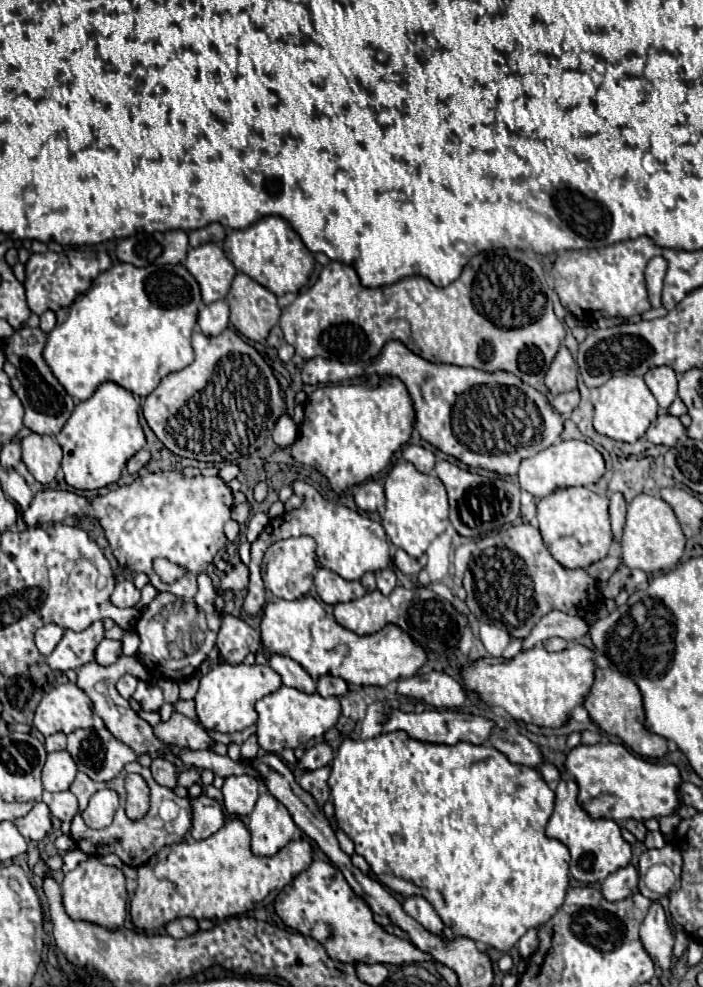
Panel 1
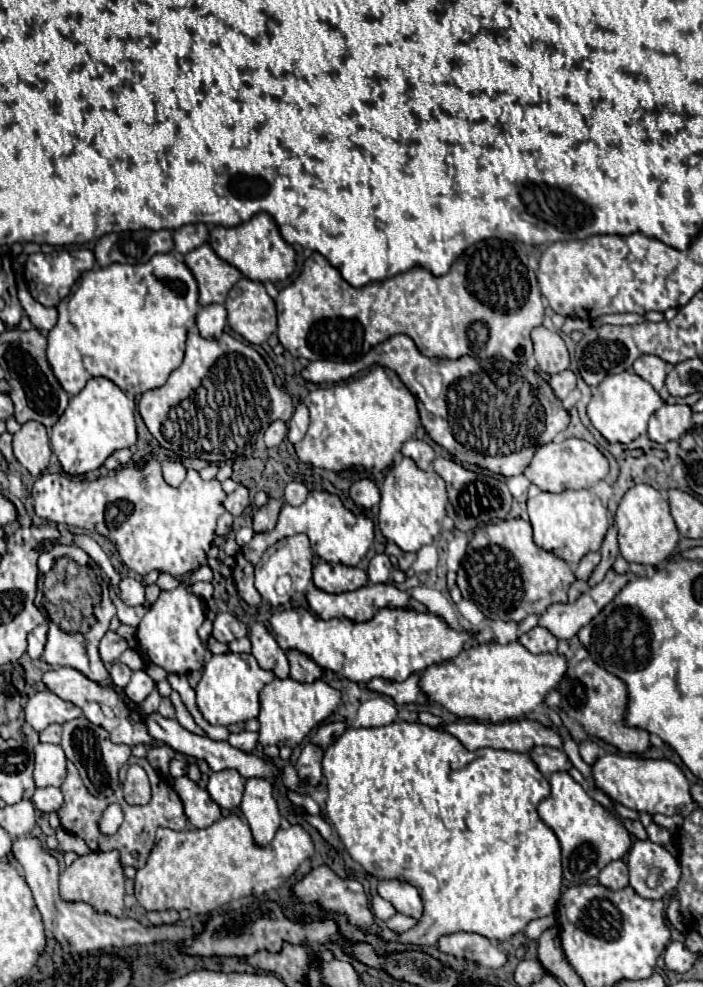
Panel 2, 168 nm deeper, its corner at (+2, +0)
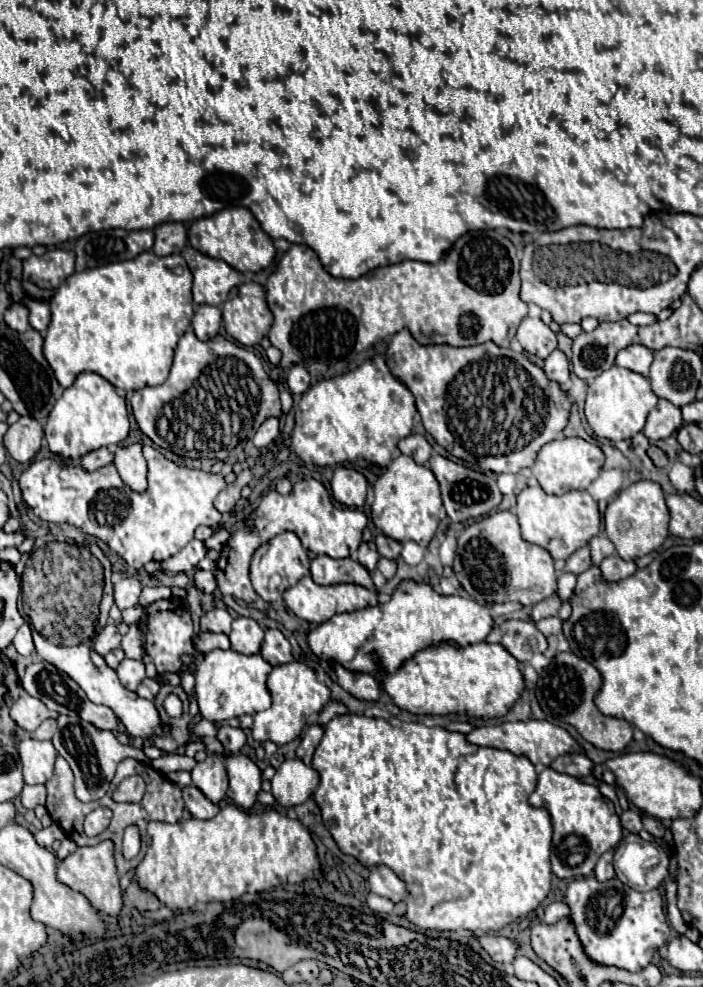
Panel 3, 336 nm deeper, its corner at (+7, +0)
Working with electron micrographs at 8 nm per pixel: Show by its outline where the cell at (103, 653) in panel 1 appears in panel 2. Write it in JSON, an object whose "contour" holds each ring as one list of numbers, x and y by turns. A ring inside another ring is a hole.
{"contour":[[107,631,99,643,99,655,103,659,103,663,111,665,119,659,119,655,127,649,127,641,123,637,119,637,113,631]]}

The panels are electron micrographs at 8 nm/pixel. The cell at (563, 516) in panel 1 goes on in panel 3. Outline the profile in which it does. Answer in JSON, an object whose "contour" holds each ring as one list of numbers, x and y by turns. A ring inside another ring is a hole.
{"contour":[[530,485,518,495,518,523,528,543,544,547,552,559,568,559,576,549,600,531,598,503,586,491,568,491,564,495,548,495,540,485]]}

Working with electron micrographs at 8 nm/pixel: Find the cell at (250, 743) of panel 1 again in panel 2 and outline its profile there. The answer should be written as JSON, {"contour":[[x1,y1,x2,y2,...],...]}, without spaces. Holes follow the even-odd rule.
{"contour":[[241,731,241,733,233,733,229,735,229,743,241,751,251,753,257,745,257,733,249,733,249,731]]}

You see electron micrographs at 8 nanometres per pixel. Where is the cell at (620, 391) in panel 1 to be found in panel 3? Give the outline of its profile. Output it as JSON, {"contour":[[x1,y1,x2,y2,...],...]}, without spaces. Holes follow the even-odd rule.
{"contour":[[612,365,608,371,602,371,588,387,588,397,586,397,586,421,594,429,596,437,606,437,610,441,622,441,630,439,632,435,640,433,646,421,646,415,656,407,658,397,654,395,650,381,634,373,630,369]]}

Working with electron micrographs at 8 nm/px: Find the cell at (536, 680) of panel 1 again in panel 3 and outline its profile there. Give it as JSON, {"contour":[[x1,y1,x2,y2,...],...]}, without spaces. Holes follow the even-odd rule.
{"contour":[[442,641,418,651,412,659,404,661,396,673,376,671,374,679,402,711,416,715,468,713,478,719,488,719,504,715,520,697,524,677,516,663,518,661,506,649,500,649,500,645,482,641,458,647,456,643]]}

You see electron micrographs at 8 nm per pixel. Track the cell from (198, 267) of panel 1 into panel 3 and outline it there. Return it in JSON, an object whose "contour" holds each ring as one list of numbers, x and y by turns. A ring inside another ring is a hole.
{"contour":[[186,247,182,251,182,257,186,259,192,271,192,277,194,277,192,295,194,295,194,303,198,305,208,303,208,305,220,307,220,303,226,301,230,289,246,281,244,275,232,269,228,263,202,255,192,247]]}

